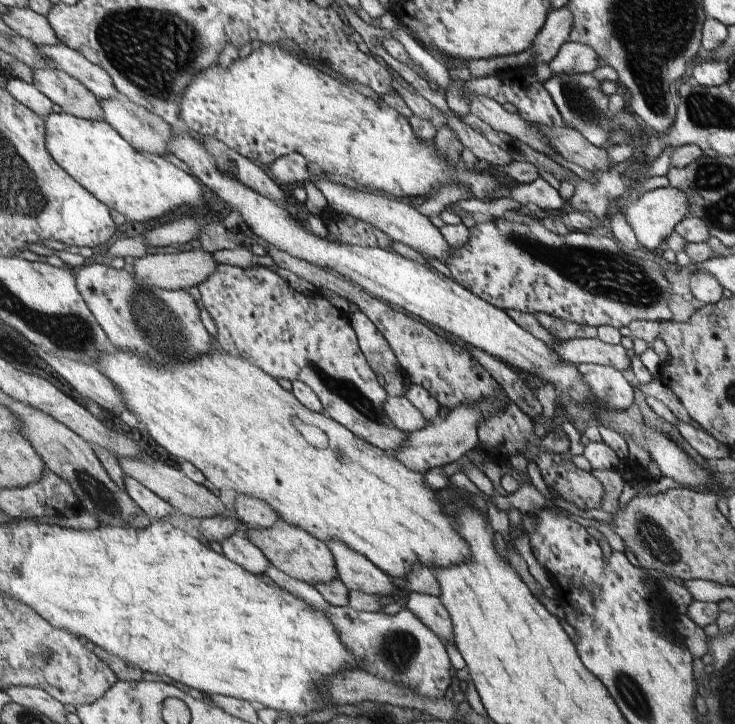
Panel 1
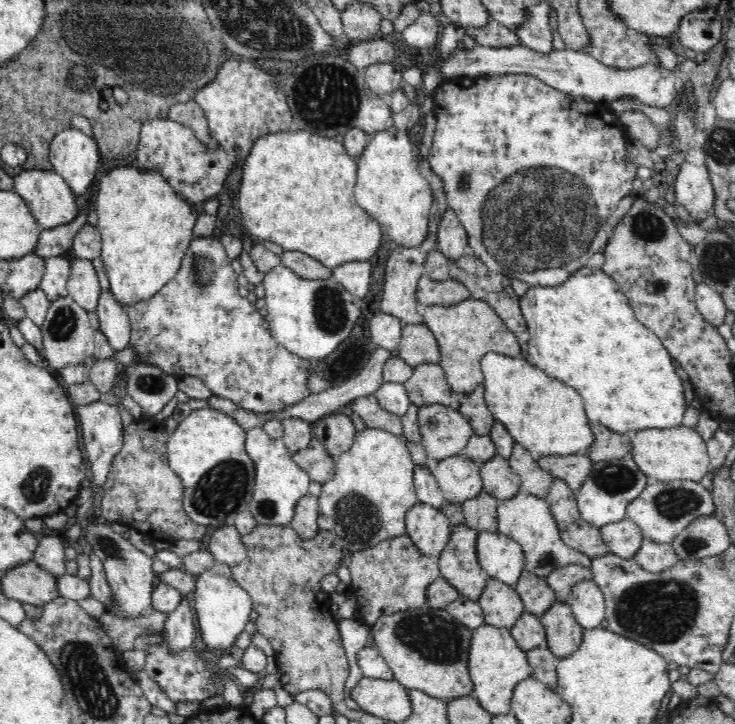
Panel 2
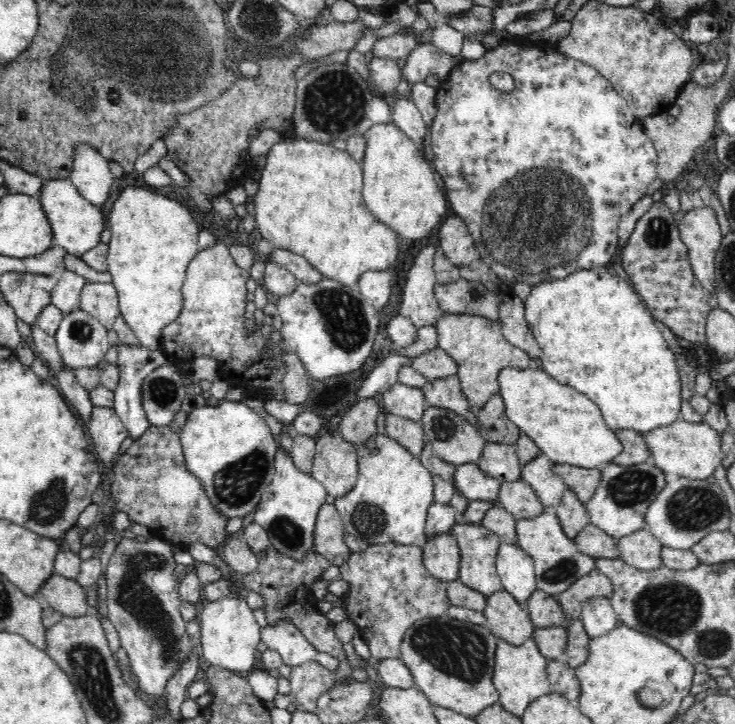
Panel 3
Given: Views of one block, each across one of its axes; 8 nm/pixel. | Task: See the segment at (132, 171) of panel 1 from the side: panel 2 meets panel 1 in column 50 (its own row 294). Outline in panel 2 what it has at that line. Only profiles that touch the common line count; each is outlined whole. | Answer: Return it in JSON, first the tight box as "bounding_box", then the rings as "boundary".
{"bounding_box":[92,168,198,308],"boundary":[[[116,168],[114,172],[108,172],[102,180],[98,180],[98,190],[92,202],[94,202],[92,210],[96,210],[98,216],[96,228],[100,230],[100,240],[102,240],[102,262],[106,266],[114,298],[124,308],[138,300],[150,298],[168,280],[172,280],[172,276],[180,268],[180,262],[188,252],[186,248],[194,240],[194,226],[198,220],[198,212],[190,208],[182,198],[178,198],[178,192],[156,170],[150,174],[140,174],[134,168]]]}

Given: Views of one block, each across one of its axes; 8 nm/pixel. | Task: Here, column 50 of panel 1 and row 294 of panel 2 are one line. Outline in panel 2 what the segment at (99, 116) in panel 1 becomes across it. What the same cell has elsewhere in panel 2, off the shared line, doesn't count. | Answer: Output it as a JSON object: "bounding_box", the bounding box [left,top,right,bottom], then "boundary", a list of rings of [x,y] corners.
{"bounding_box":[66,260,100,312],"boundary":[[[74,260],[70,264],[70,278],[66,282],[68,296],[88,312],[96,312],[98,298],[100,298],[100,284],[98,274],[90,260]]]}

